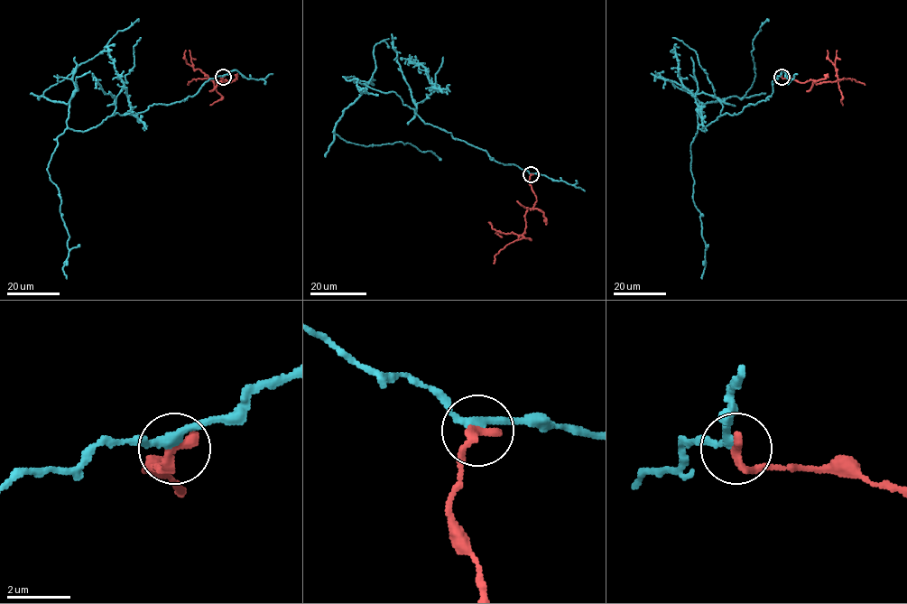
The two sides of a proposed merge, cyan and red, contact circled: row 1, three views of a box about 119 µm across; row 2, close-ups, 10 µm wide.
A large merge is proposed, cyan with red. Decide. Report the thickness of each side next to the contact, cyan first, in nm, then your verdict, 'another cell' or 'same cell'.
240 nm thick on the cyan side, 360 nm on the other; another cell

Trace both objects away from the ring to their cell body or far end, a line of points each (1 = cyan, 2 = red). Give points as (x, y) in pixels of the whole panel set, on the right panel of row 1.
1: (782, 77), (765, 100), (698, 127), (700, 103), (743, 97), (752, 86), (753, 41), (767, 19)
2: (782, 77), (800, 82), (812, 79), (817, 84), (836, 81), (838, 79), (837, 69), (828, 57), (827, 51)

